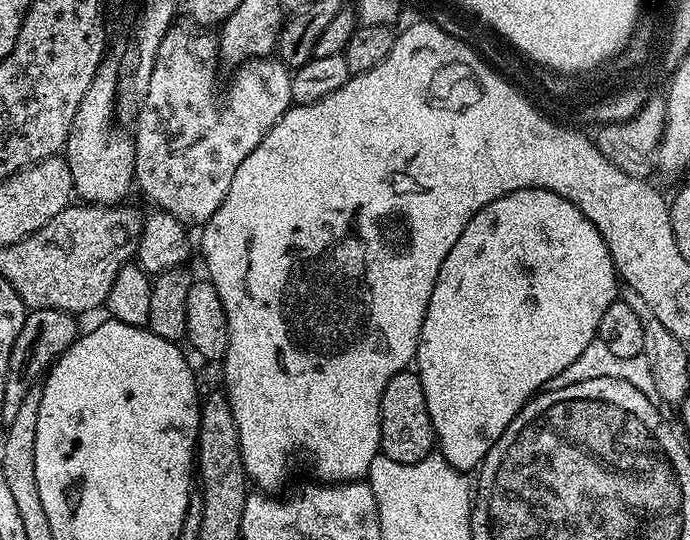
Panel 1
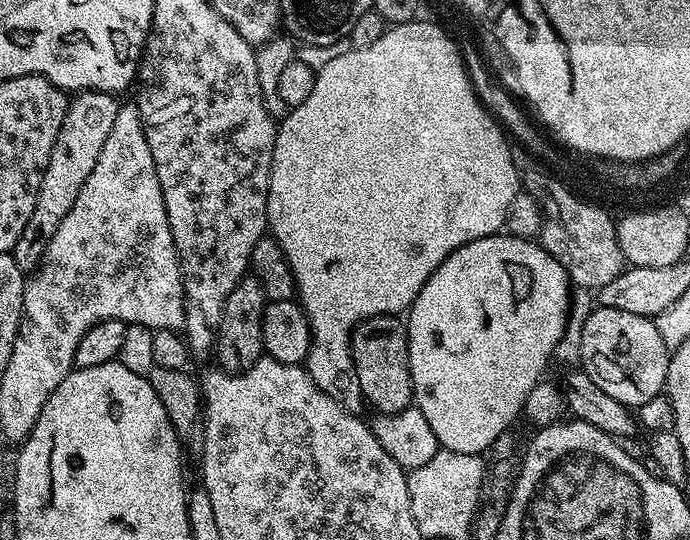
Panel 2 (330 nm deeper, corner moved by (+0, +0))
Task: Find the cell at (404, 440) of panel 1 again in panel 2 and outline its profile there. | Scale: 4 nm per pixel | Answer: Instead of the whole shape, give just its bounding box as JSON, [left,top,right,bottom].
[352,315,414,416]

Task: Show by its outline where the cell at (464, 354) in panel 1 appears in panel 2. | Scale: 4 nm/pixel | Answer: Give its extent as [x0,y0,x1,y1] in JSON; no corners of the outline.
[406,234,570,456]

